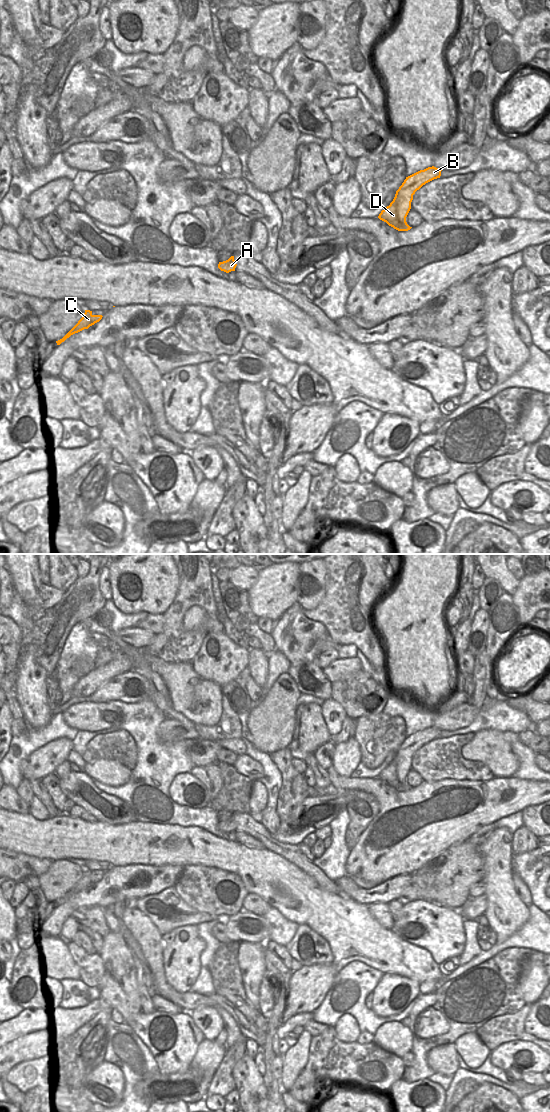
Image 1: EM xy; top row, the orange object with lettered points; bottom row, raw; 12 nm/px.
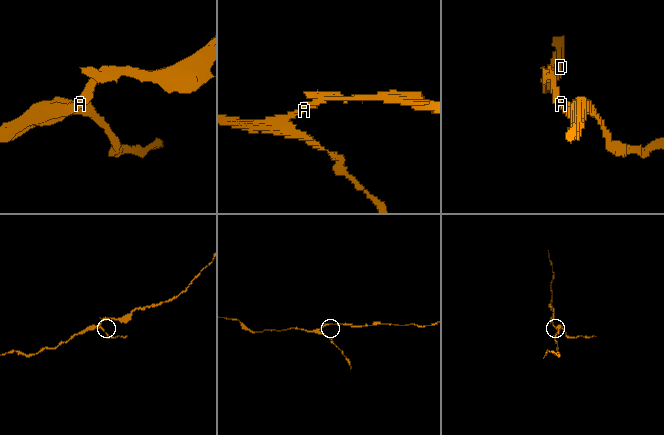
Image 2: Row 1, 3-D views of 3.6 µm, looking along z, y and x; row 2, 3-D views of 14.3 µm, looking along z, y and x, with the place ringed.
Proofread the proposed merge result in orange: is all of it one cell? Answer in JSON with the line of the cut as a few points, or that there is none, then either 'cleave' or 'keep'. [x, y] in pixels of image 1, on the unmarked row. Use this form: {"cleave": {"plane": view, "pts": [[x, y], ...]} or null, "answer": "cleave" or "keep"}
{"cleave": null, "answer": "keep"}

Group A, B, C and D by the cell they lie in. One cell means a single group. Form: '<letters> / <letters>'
A B C D

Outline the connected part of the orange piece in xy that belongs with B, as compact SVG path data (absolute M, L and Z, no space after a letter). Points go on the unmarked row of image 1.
M432 726L406 737L393 761L381 771L378 778L398 791L410 790L412 787L407 784L406 777L411 769L413 755L426 743L440 738L441 731Z

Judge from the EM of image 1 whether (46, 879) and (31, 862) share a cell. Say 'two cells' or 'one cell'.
two cells

